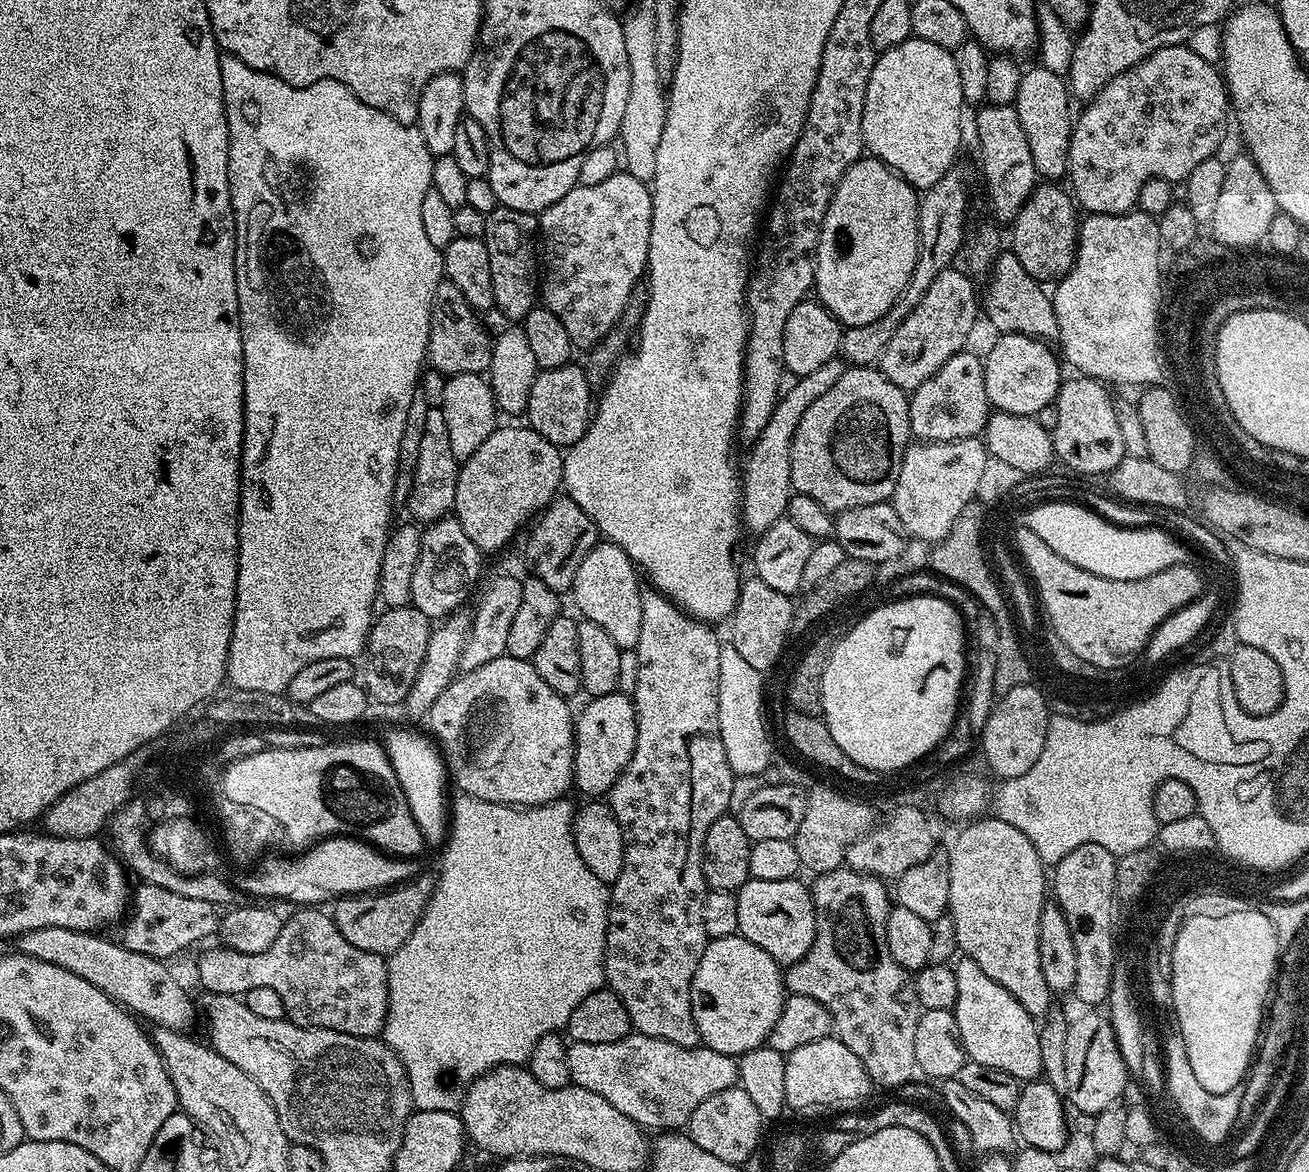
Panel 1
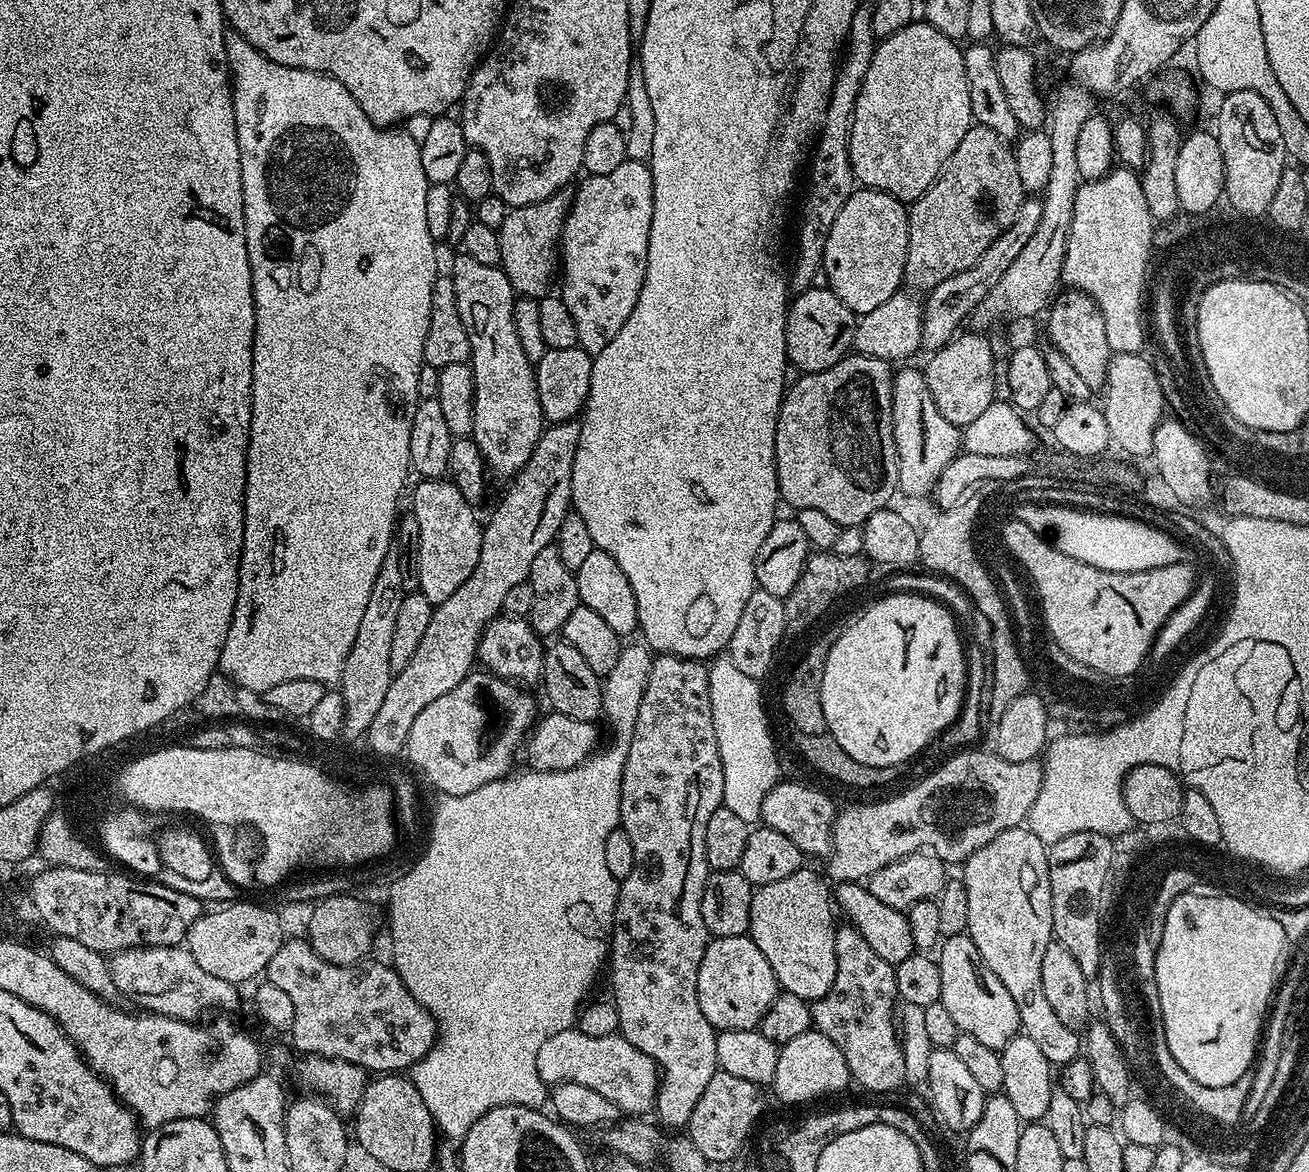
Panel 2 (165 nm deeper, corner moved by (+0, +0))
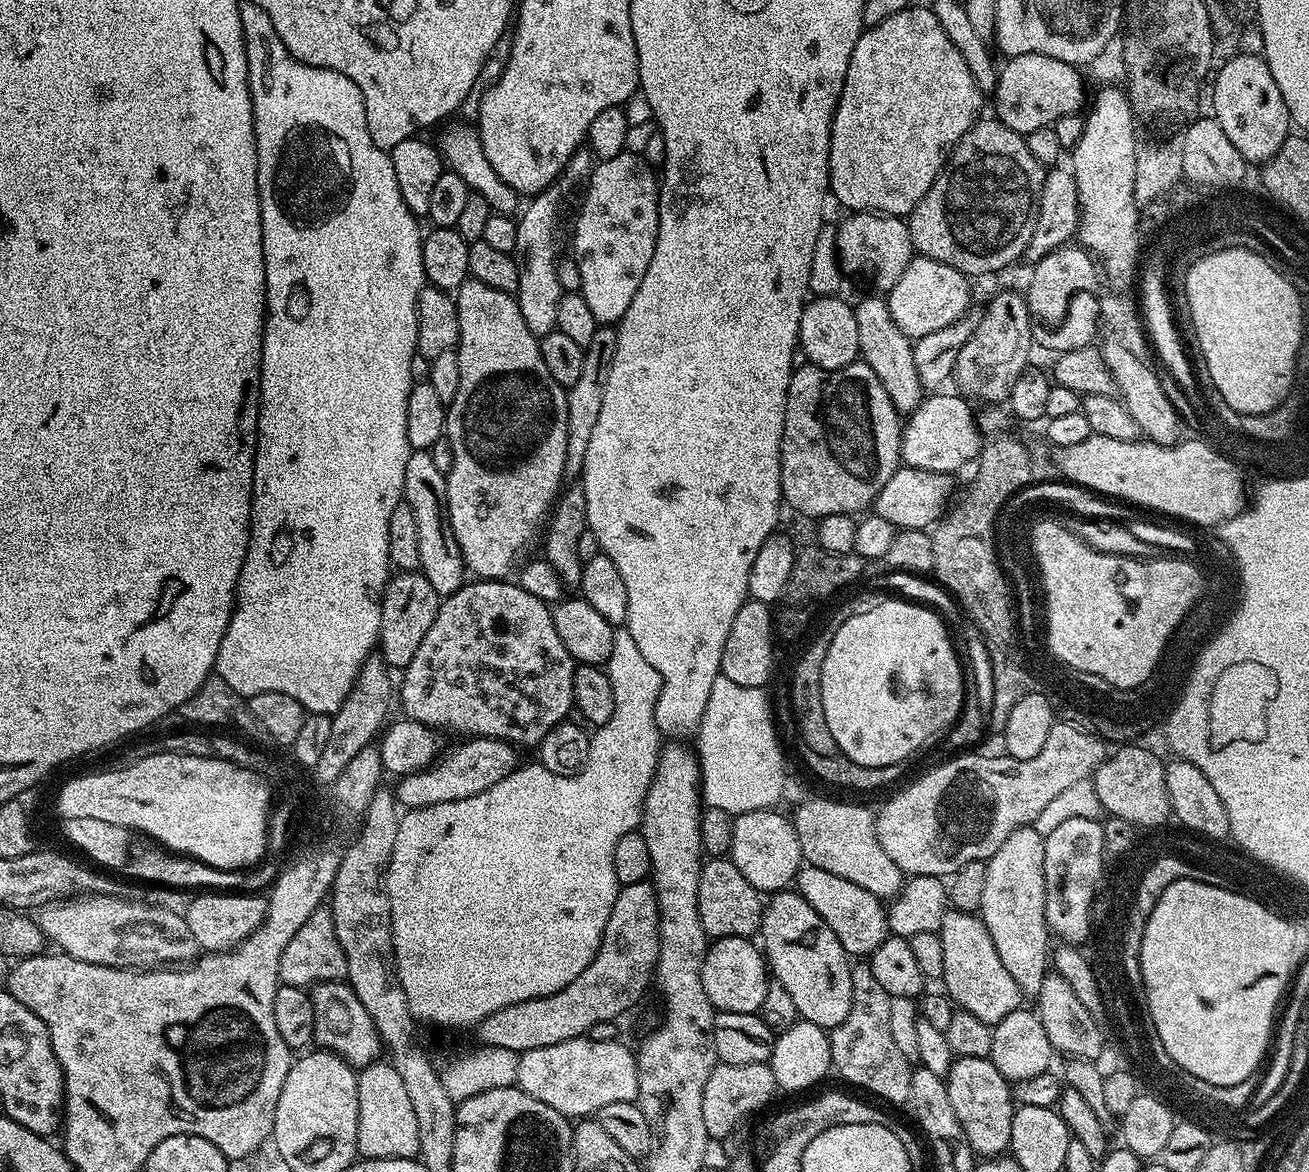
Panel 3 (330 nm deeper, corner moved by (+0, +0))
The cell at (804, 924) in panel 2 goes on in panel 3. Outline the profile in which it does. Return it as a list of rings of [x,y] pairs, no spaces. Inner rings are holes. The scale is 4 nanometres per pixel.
[[[781,890],[765,903],[758,940],[762,945],[771,979],[777,984],[786,986],[786,994],[790,994],[794,1006],[798,1006],[800,1019],[814,1022],[825,1030],[838,1027],[846,1018],[846,1014],[850,1014],[854,964],[848,951],[842,946],[842,942],[834,938],[834,930],[830,930],[830,926],[826,926],[826,922],[818,918],[818,910],[814,910],[814,906],[810,906],[810,902],[806,902],[806,898],[802,898],[799,892]]]

